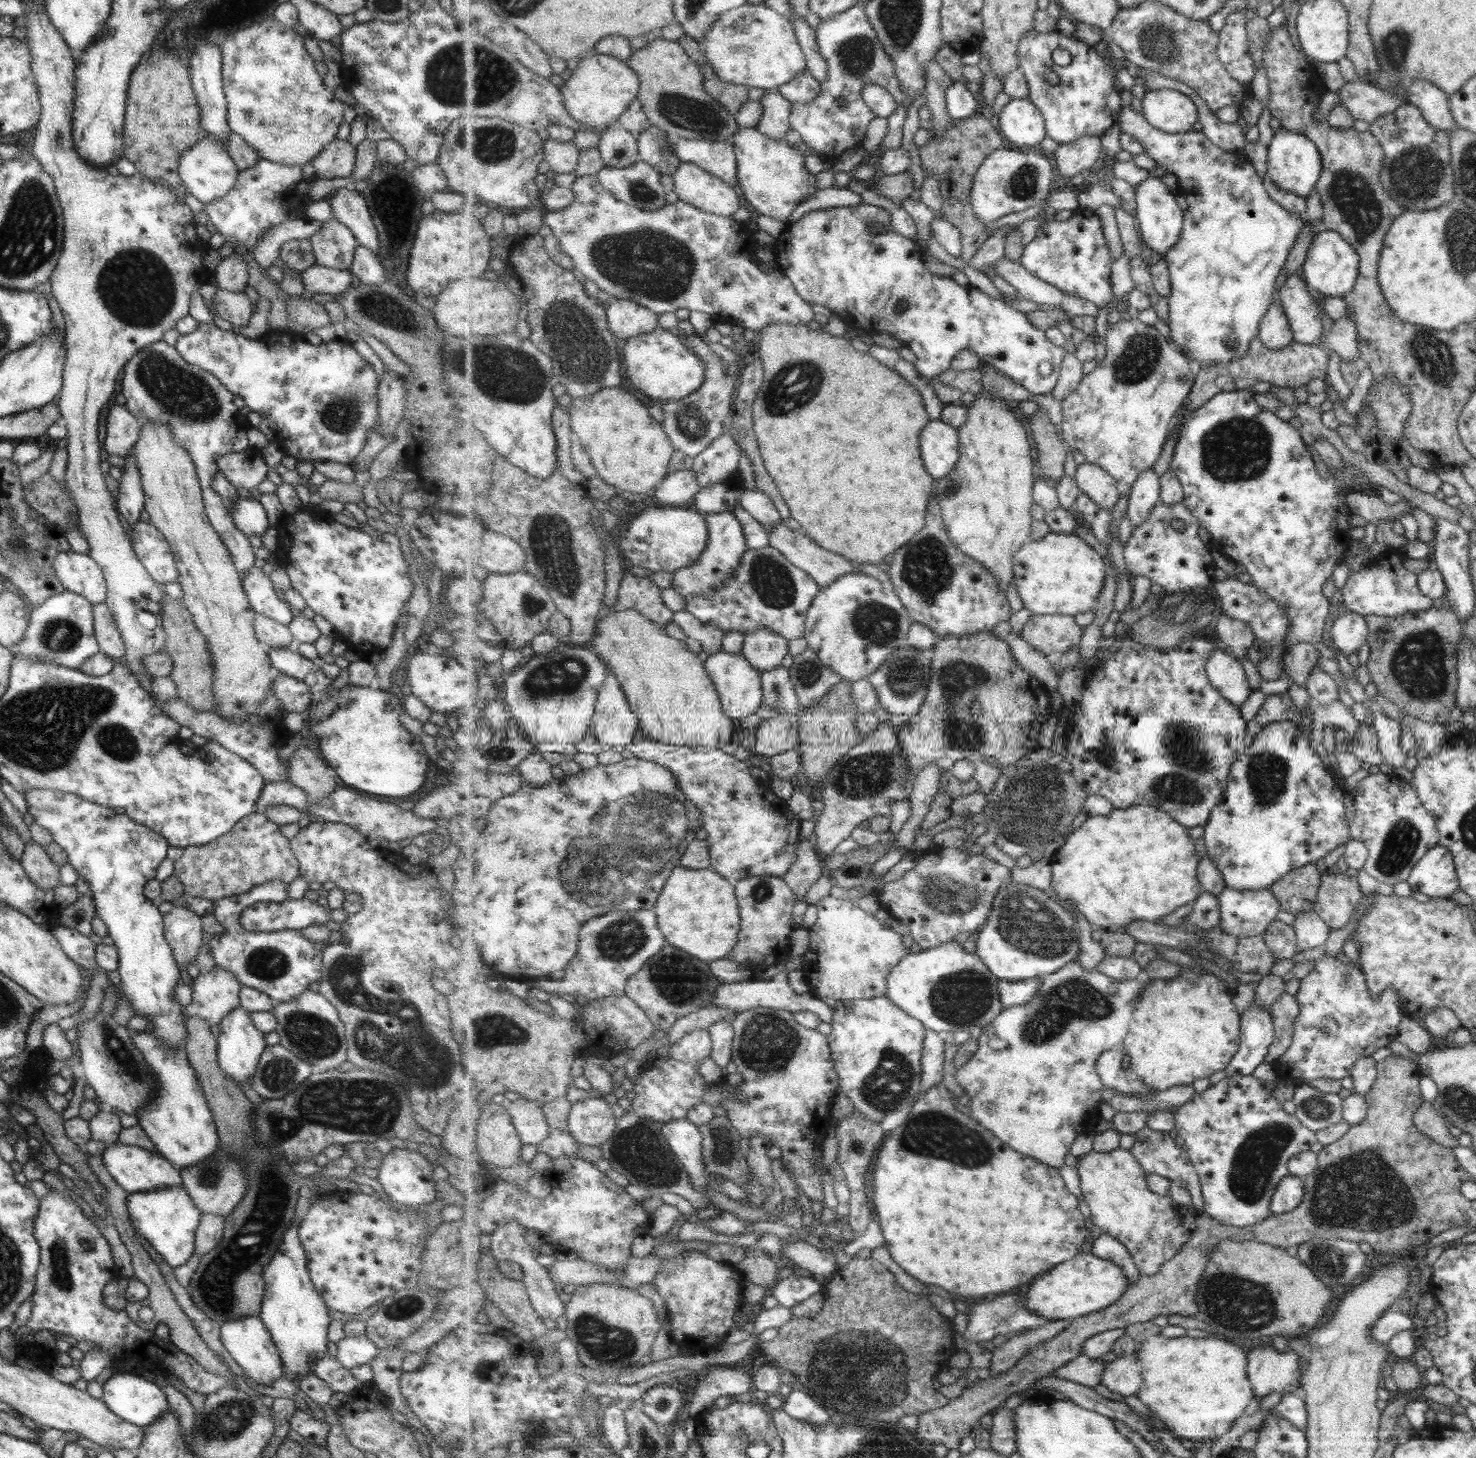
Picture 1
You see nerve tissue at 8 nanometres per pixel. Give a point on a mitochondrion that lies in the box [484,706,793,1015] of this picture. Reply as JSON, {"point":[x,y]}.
{"point":[620,855]}

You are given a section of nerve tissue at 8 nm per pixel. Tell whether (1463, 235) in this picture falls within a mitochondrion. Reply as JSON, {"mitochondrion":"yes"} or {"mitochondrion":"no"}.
{"mitochondrion":"yes"}

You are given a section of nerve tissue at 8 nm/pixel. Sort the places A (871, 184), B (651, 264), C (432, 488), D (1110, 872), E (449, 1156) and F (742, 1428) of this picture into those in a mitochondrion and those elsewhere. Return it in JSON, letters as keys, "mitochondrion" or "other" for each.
{"A":"other","B":"mitochondrion","C":"other","D":"other","E":"other","F":"other"}

